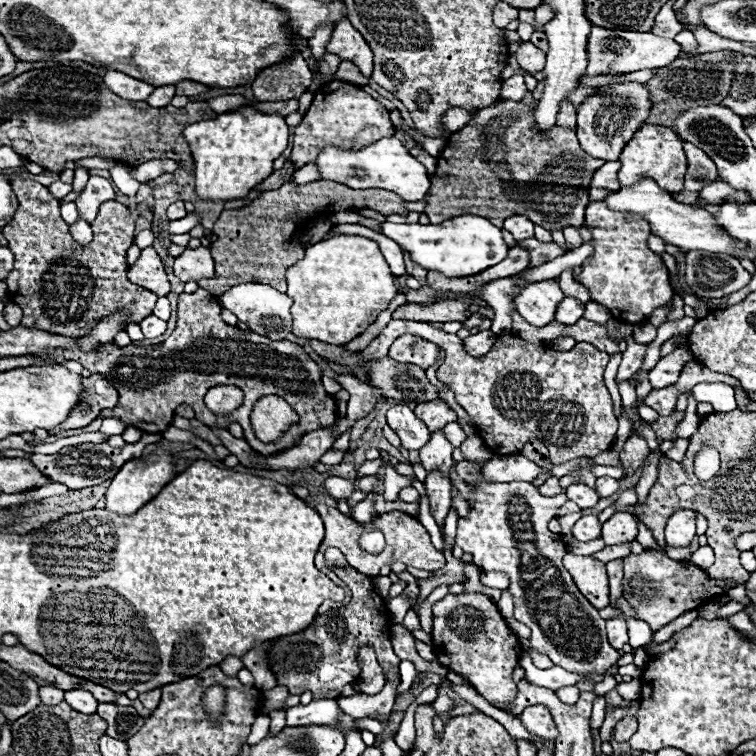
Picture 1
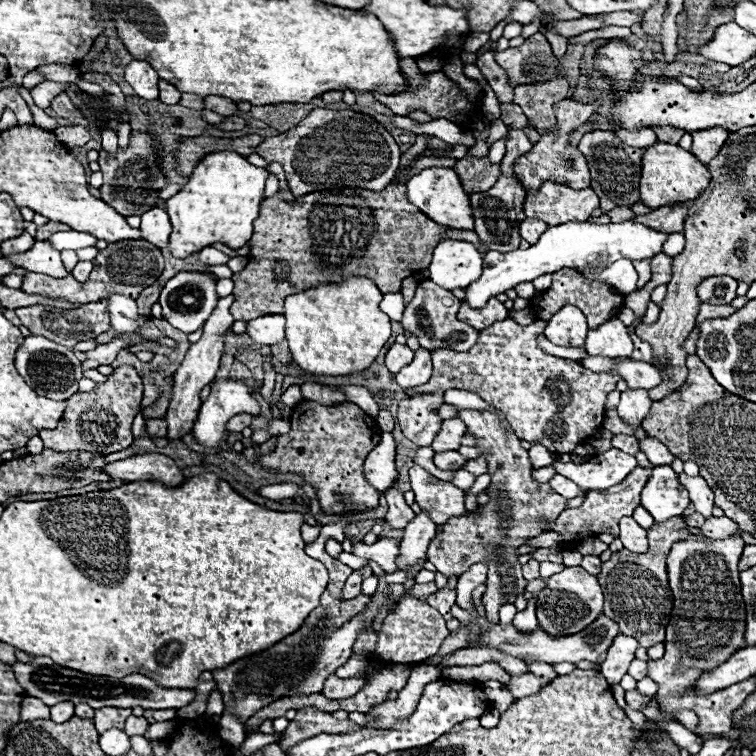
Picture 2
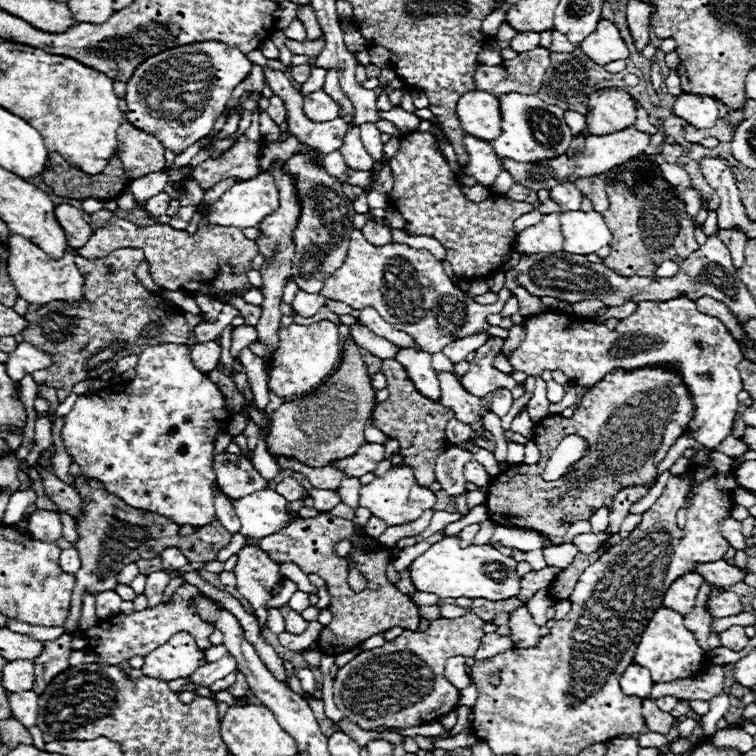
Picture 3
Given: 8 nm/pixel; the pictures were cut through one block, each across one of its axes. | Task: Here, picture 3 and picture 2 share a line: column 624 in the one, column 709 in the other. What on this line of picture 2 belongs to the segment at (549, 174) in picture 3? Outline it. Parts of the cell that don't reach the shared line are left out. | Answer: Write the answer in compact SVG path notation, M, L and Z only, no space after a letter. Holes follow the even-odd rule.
M708 128L704 132L692 132L692 154L708 164L714 156L718 156L720 148L724 146L724 140L728 138L726 128Z

